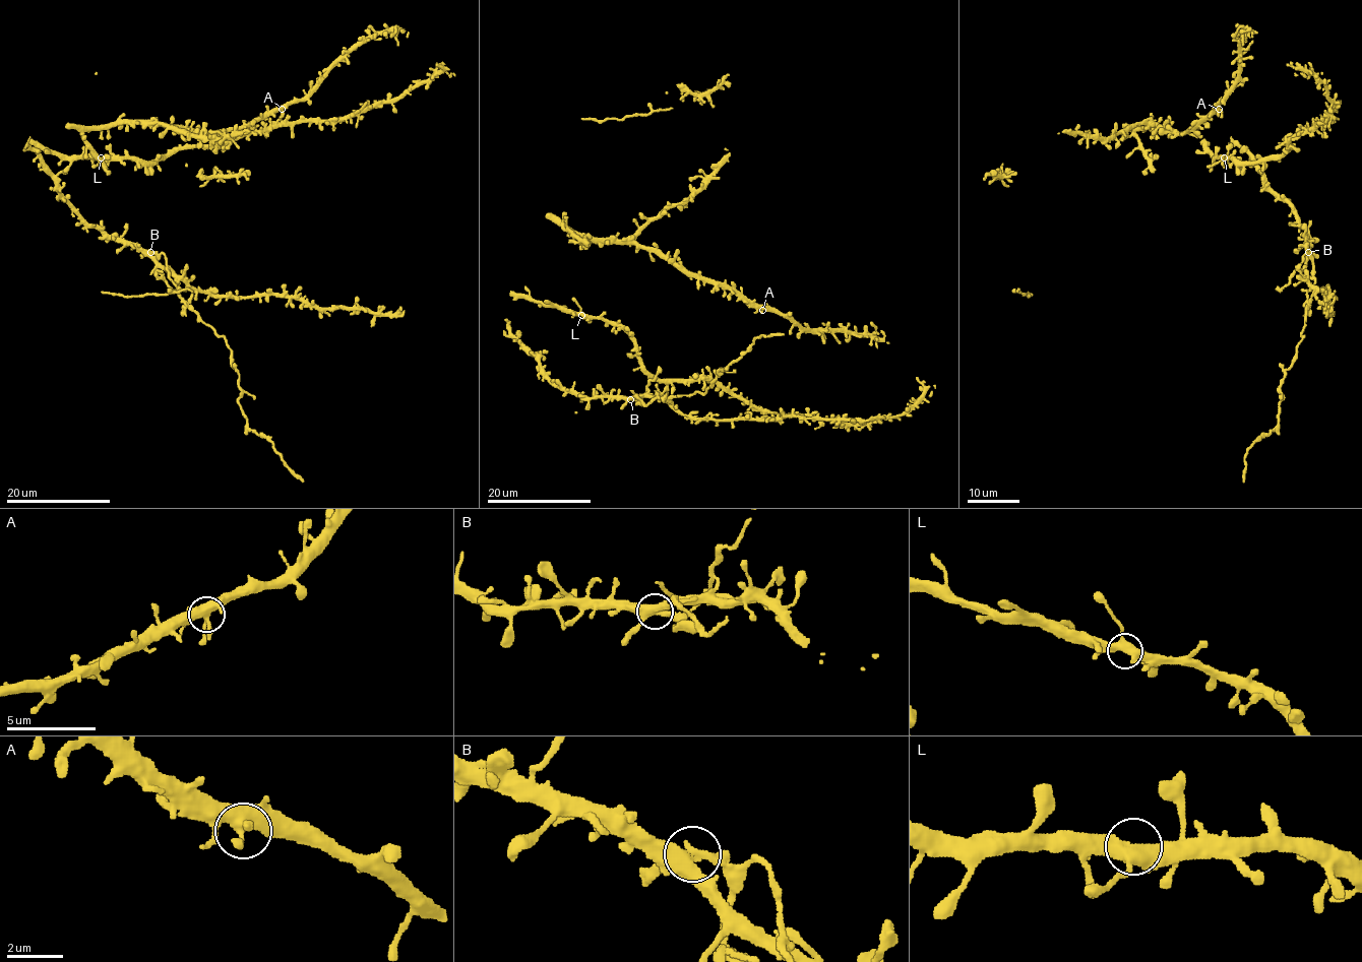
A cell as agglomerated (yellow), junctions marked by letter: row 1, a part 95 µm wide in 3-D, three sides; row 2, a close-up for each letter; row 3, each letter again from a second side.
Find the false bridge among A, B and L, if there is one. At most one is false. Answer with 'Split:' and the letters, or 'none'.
Split: B

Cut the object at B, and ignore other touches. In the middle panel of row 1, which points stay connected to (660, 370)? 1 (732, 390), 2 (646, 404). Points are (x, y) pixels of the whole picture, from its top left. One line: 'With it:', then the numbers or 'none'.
With it: 2

